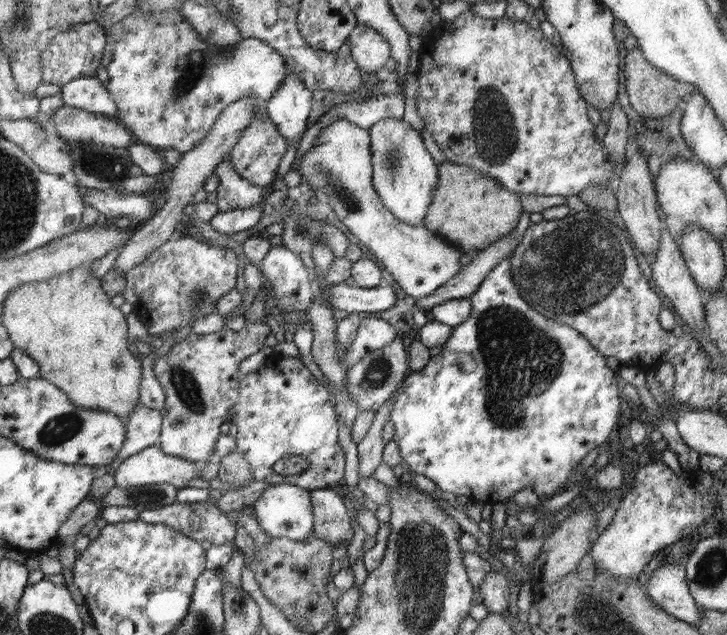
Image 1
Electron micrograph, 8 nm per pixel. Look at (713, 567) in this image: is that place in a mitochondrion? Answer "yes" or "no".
yes

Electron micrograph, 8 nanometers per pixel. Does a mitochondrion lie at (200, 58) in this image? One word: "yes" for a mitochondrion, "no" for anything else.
yes

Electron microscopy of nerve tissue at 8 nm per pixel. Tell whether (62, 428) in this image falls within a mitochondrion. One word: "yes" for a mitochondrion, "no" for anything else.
yes

